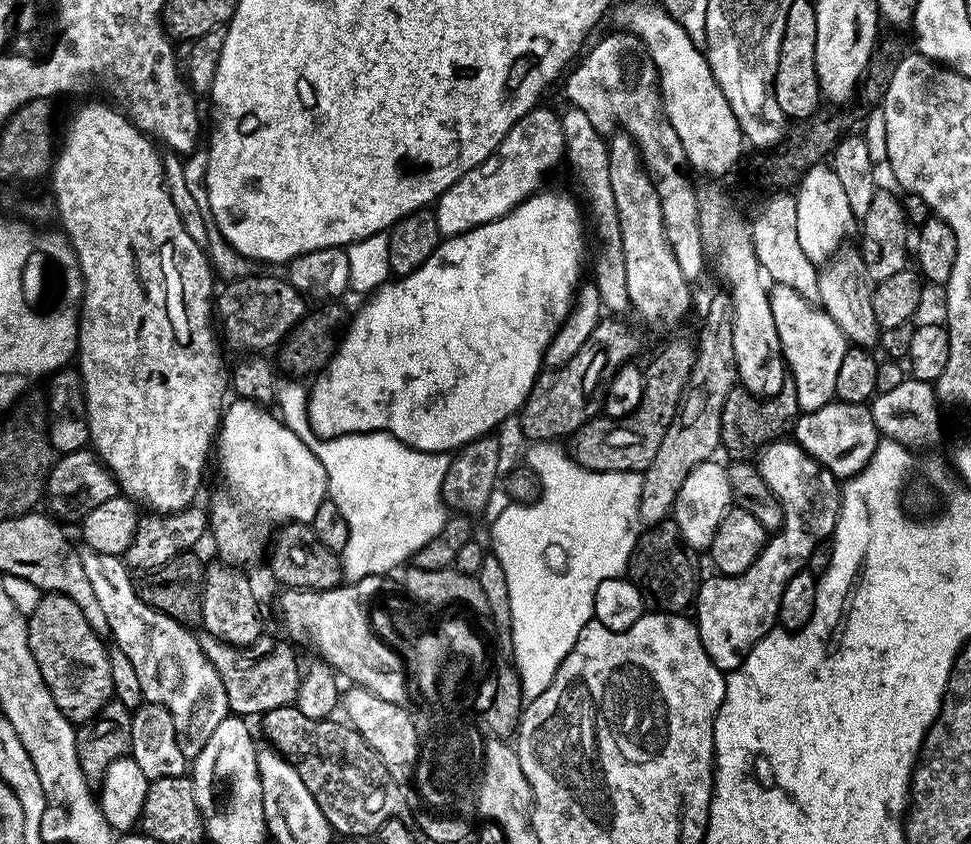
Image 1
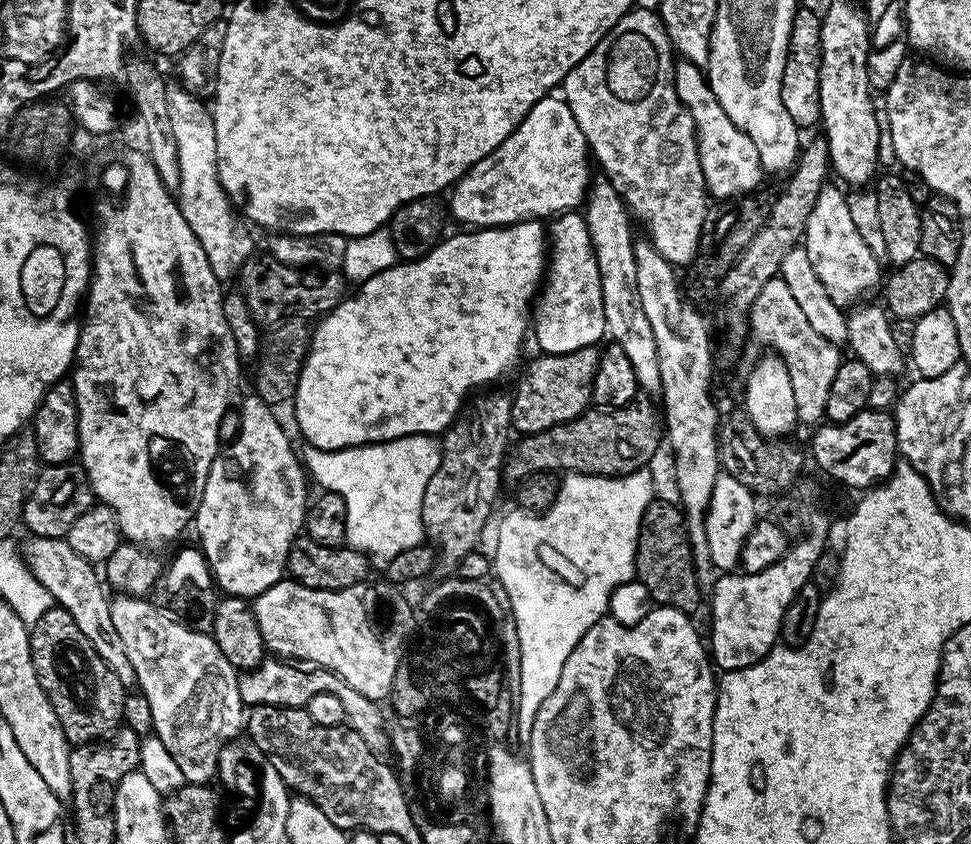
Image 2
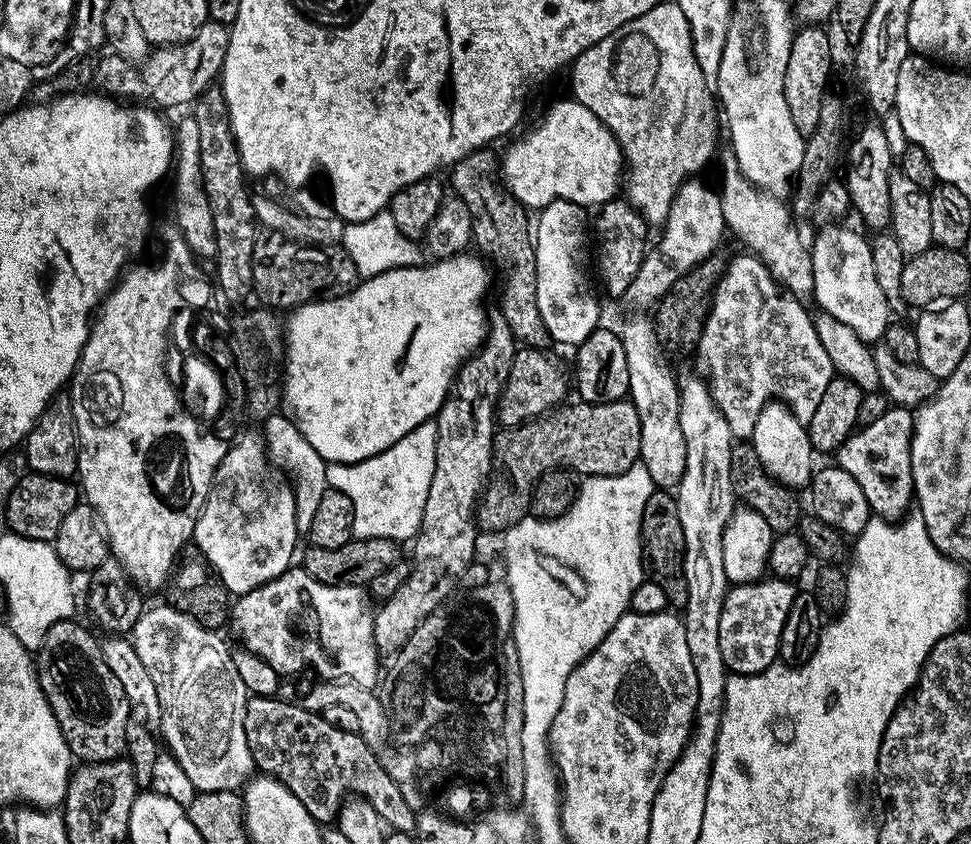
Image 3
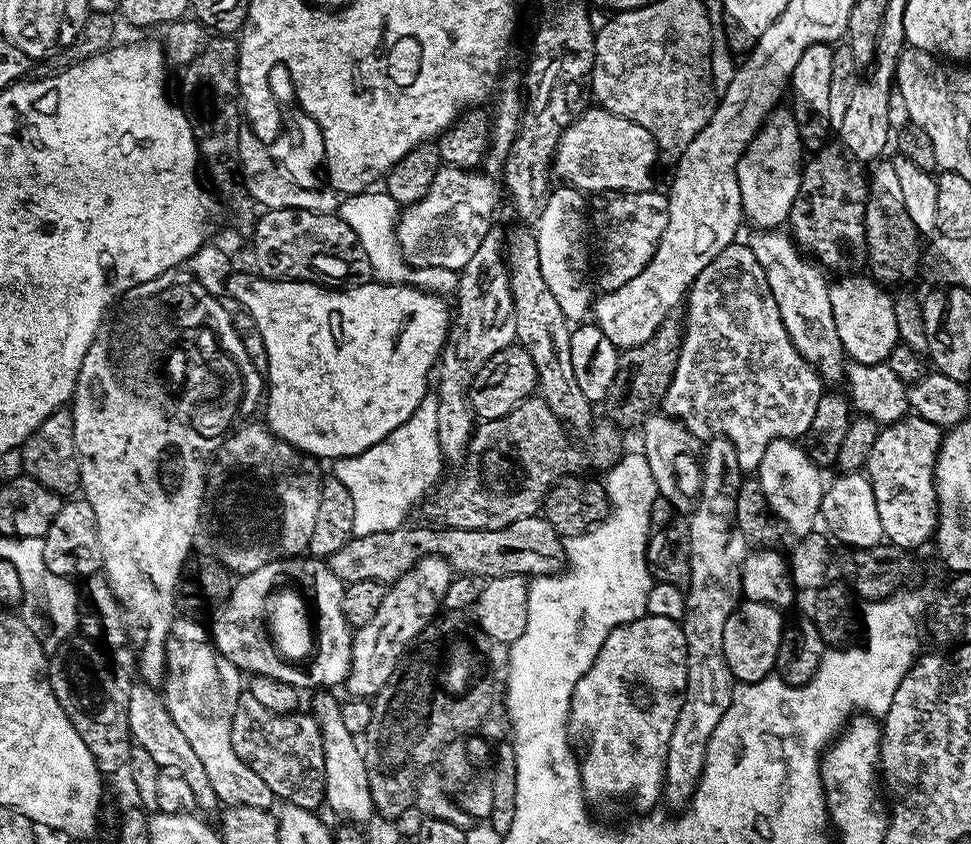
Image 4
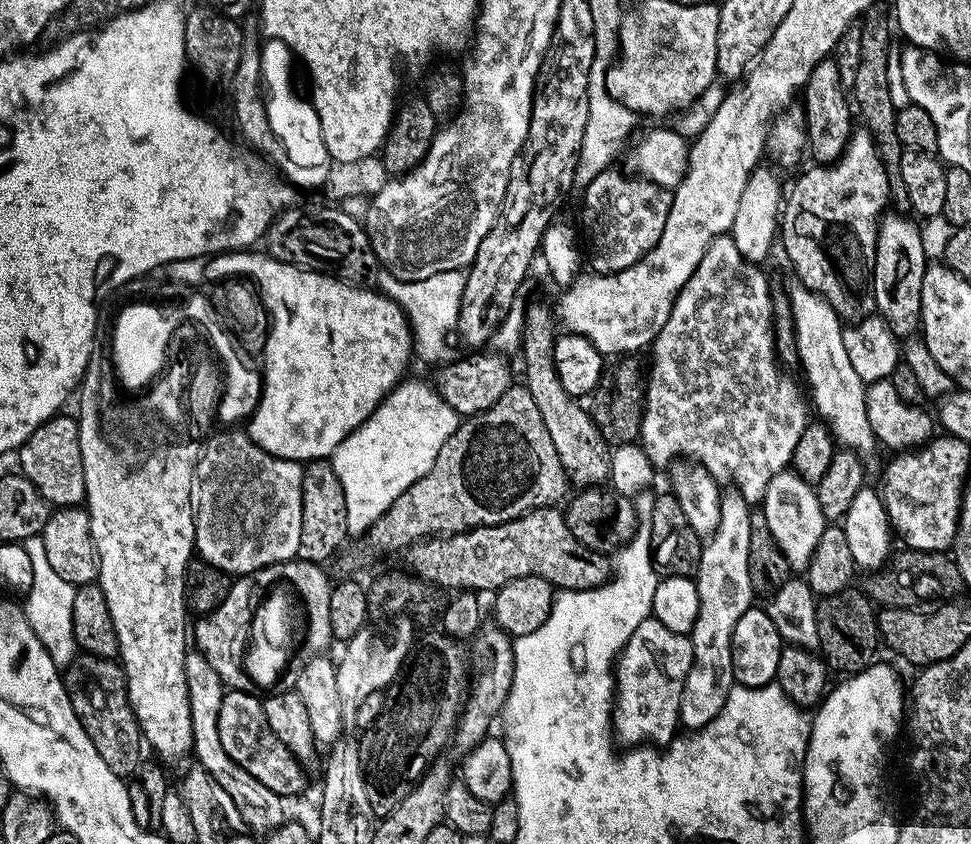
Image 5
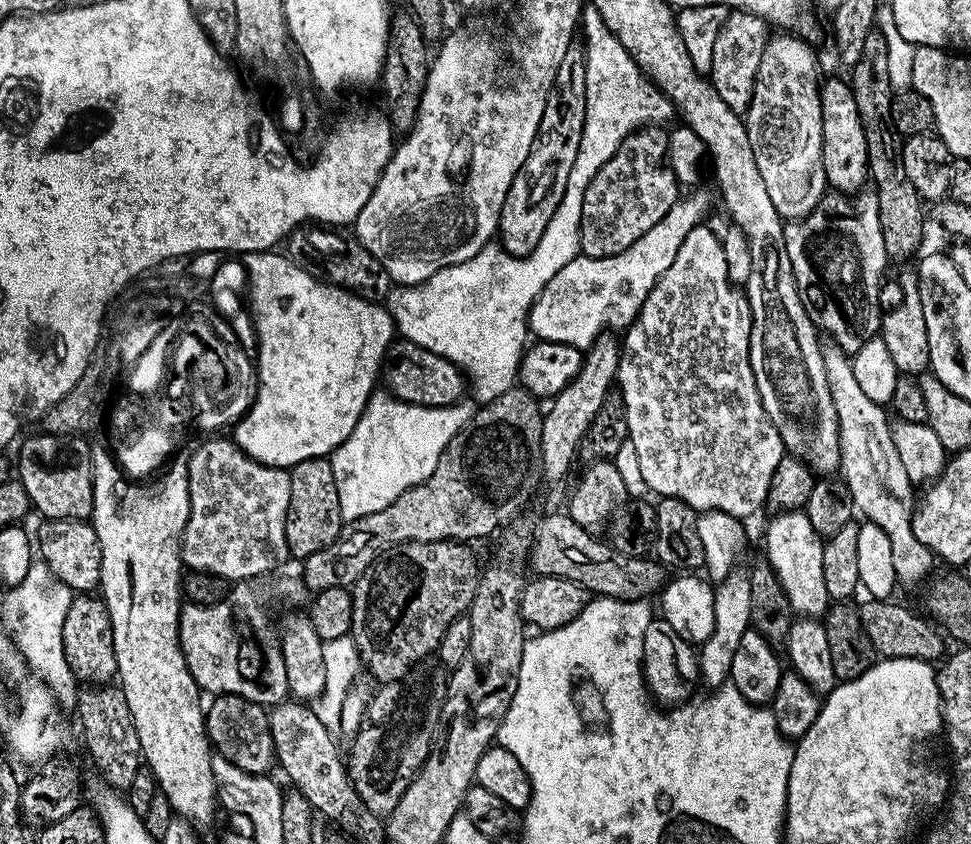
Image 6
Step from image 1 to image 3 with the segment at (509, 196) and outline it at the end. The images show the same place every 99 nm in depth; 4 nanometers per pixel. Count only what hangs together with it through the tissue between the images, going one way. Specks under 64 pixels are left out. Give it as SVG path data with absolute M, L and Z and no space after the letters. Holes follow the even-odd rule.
M565 98L550 105L548 113L521 140L514 141L505 150L504 156L502 152L498 172L508 195L513 196L525 210L539 210L555 200L574 202L586 210L592 210L608 200L617 199L625 167L624 151L620 149L615 134L597 118L594 110L586 110L582 102Z

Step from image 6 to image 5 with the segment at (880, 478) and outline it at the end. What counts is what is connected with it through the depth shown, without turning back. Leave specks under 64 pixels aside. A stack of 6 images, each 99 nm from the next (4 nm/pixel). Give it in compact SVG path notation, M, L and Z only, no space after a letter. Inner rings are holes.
M799 282L793 285L792 289L787 289L786 295L788 308L792 312L792 330L796 333L794 352L798 360L800 356L800 364L804 367L804 376L808 379L807 391L810 393L815 415L816 412L820 415L817 417L832 429L833 437L843 447L857 452L862 458L868 458L878 448L878 441L874 430L870 430L870 418L866 418L866 382L858 378L858 373L846 354L845 325L840 315L824 301L824 297Z

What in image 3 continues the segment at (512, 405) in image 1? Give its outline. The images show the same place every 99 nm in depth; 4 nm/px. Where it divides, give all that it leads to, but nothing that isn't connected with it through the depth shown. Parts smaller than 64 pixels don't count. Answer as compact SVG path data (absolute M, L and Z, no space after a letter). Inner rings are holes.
M468 255L445 256L433 259L431 261L433 264L425 263L423 266L390 269L389 272L361 279L355 285L357 288L353 292L346 293L345 296L336 294L331 298L313 298L305 303L297 304L287 313L288 320L286 316L284 324L282 408L292 419L294 426L298 426L302 438L306 438L306 442L310 442L310 446L314 446L314 450L318 450L318 454L325 462L328 464L357 464L374 454L382 454L382 450L394 446L394 442L398 442L398 438L406 438L406 434L410 434L410 430L431 421L440 411L442 402L452 389L452 382L455 380L461 364L484 343L486 335L486 315L484 316L483 304L484 295L488 292L489 265L479 255L476 255L477 257Z

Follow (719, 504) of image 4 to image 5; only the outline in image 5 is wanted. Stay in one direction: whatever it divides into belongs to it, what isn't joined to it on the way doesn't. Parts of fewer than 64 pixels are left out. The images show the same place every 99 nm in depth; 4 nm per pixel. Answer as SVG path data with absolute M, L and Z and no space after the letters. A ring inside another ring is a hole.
M728 490L721 495L720 498L720 521L716 527L716 531L711 536L707 537L703 541L700 549L700 564L696 567L694 573L694 579L696 581L696 589L698 590L698 618L694 622L690 633L690 639L692 642L692 665L688 671L688 681L684 684L682 690L682 698L680 699L680 724L683 727L688 727L688 730L695 730L697 728L705 728L710 721L713 720L716 715L722 710L722 706L726 706L726 698L728 697L728 691L734 686L732 679L732 635L734 634L734 625L737 624L738 618L742 618L742 614L746 614L746 610L753 607L754 593L752 590L752 583L750 582L750 570L748 569L748 559L750 558L750 534L752 533L752 516L750 515L749 501L740 497L740 493L735 490Z

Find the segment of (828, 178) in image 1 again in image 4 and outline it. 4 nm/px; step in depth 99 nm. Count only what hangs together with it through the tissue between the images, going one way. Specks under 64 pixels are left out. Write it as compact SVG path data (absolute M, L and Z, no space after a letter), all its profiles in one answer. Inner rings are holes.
M844 274L829 283L828 293L830 306L834 310L834 326L838 326L838 338L849 361L858 364L885 363L890 350L894 350L901 343L895 321L893 297L884 292L887 291L868 274Z

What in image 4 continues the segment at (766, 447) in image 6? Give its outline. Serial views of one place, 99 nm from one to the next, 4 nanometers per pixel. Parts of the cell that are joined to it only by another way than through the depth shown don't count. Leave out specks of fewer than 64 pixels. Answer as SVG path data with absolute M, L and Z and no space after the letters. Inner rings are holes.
M734 242L698 274L698 278L688 289L686 297L686 308L688 313L683 313L682 327L684 336L680 339L680 353L678 354L678 364L672 375L670 386L666 389L662 397L663 411L694 433L697 438L708 438L715 434L717 437L728 440L736 447L738 462L741 473L752 474L759 469L762 456L766 454L766 446L775 440L796 440L807 437L810 430L810 421L814 419L814 410L818 410L818 402L826 391L825 381L821 380L820 373L813 368L809 360L804 360L802 354L794 346L790 334L786 334L786 326L782 322L782 314L774 302L774 294L770 294L770 286L766 282L766 274L762 274L762 266L758 266L758 258L754 258L751 247L747 243Z

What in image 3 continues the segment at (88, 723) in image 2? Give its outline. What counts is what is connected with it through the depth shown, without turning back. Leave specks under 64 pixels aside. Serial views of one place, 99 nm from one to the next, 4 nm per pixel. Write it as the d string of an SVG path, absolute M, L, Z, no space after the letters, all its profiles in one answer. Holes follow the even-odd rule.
M75 619L54 622L54 626L46 630L46 638L34 660L40 685L58 718L73 757L77 761L90 764L99 760L114 760L125 755L126 722L133 715L134 709L128 703L126 690L122 690L122 682L114 678L110 666L106 666L106 658L102 658L100 640L92 637L82 625L76 623Z

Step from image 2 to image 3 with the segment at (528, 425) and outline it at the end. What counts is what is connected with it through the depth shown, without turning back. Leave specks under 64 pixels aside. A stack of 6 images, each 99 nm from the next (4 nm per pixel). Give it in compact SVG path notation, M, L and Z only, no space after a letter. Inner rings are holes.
M531 346L517 347L516 357L510 366L510 374L496 401L496 418L501 429L517 428L527 420L533 420L565 403L568 388L570 392L570 376L556 360L547 356L547 351Z

